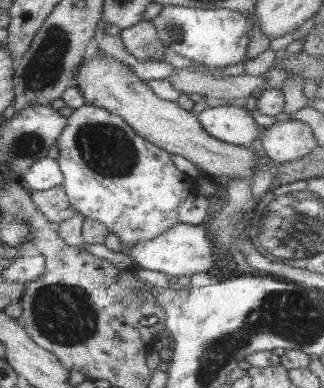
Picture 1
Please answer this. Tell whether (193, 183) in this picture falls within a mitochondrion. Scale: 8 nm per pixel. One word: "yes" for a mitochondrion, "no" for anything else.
no

